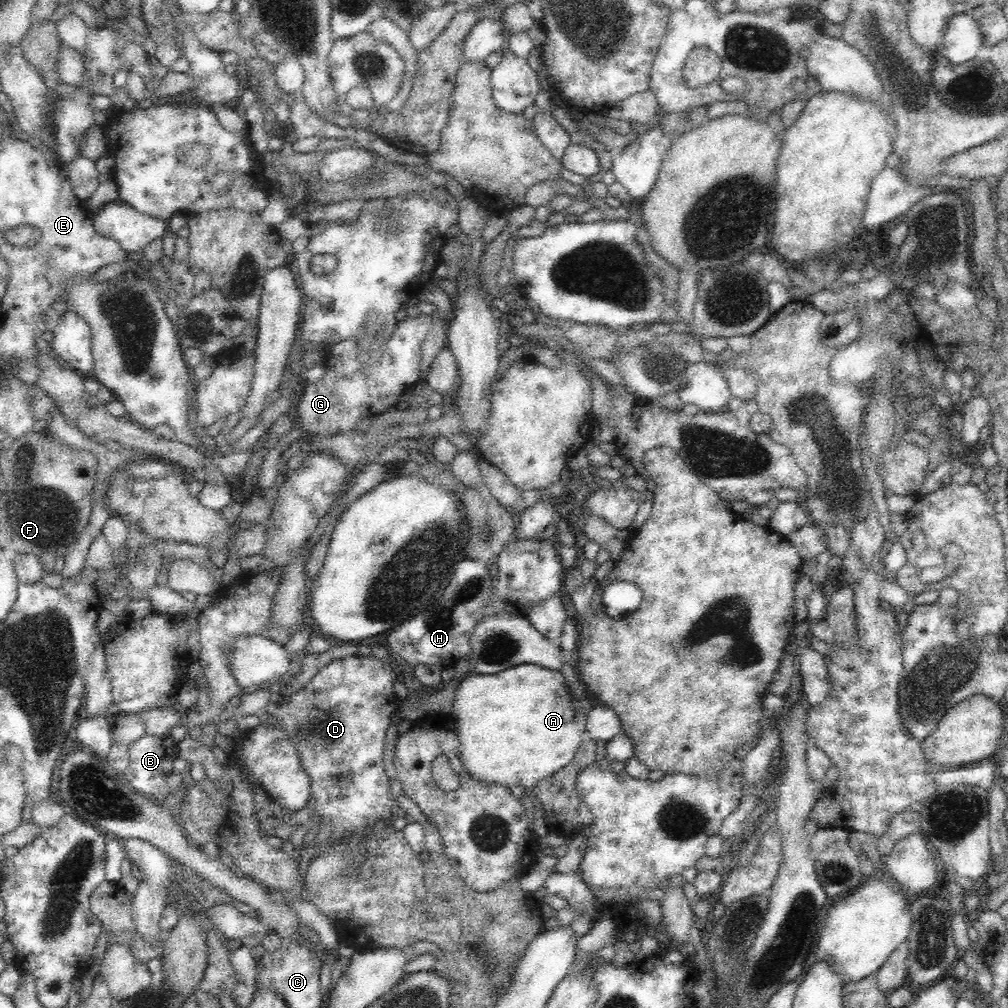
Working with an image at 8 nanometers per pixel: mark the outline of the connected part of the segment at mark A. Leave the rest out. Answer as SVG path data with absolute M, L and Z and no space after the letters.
M522 663L496 674L471 672L464 678L466 680L459 680L449 712L456 719L462 766L474 779L508 788L521 784L530 793L537 782L552 776L574 758L580 743L587 736L587 716L560 671L537 664Z

